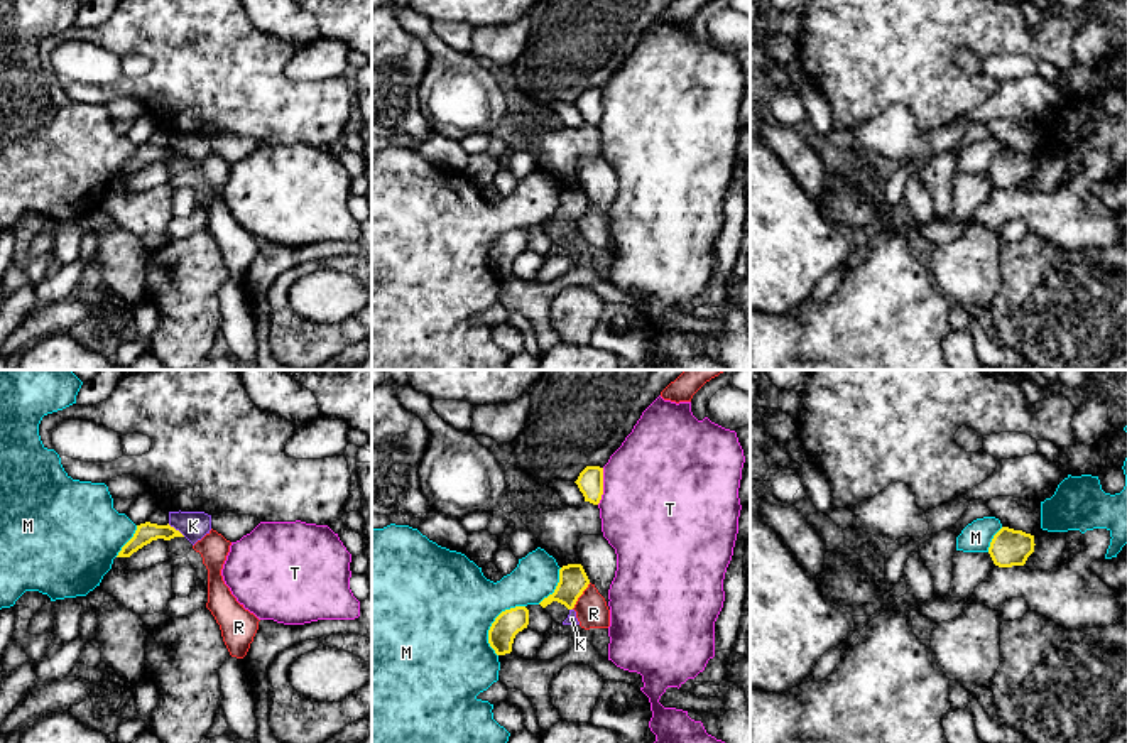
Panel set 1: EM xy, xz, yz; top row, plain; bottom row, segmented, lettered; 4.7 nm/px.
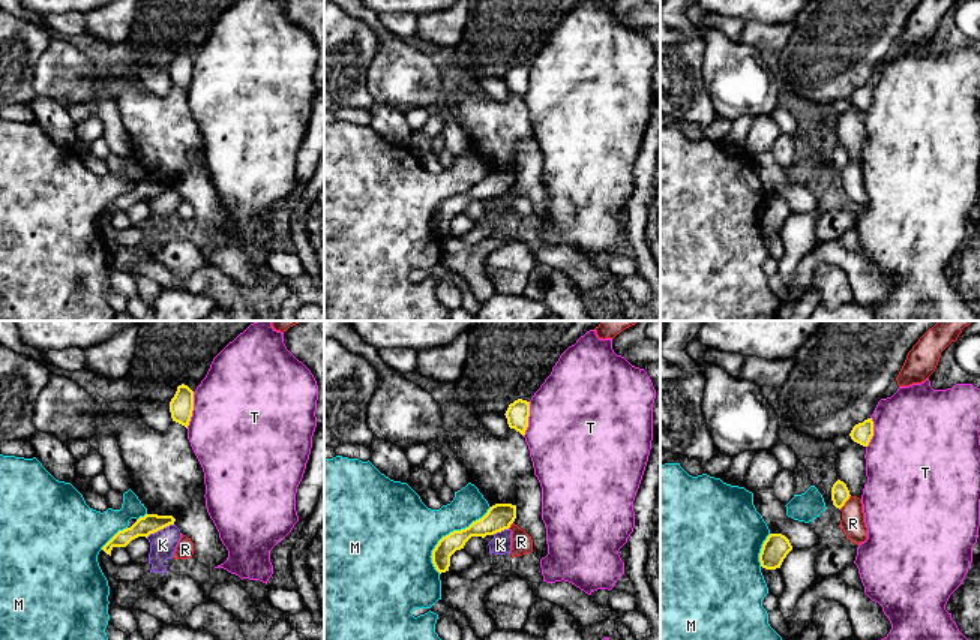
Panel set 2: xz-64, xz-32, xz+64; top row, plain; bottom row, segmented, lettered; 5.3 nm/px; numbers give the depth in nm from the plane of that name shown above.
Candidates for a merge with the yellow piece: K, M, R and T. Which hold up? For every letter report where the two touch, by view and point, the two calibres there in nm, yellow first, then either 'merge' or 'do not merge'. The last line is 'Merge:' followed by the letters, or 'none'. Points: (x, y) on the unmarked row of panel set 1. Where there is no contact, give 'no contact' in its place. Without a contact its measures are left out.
K: meets yellow in xy at (174, 151); 100 nm thick on the yellow side, 140 nm on the other; do not merge
M: meets yellow in xz at (492, 245); 130 nm thick on the yellow side, 480 nm on the other; do not merge
R: meets yellow in xz at (580, 216); 140 nm thick on the yellow side, 160 nm on the other; do not merge
T: meets yellow in xz at (602, 108); 130 nm thick on the yellow side, 500 nm on the other; do not merge
Merge: none

